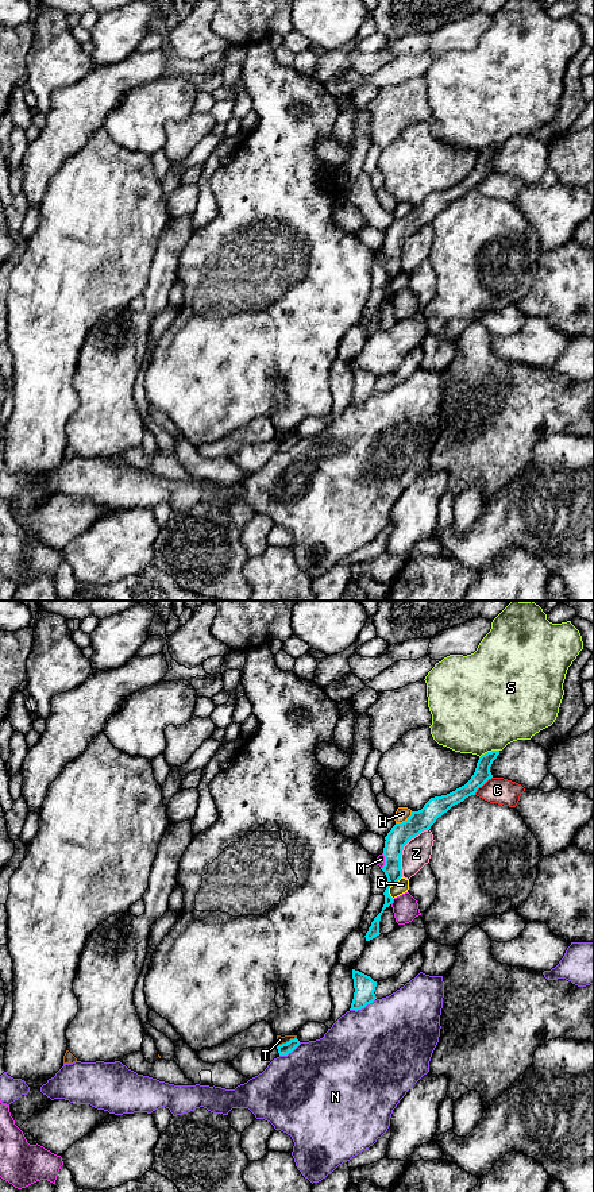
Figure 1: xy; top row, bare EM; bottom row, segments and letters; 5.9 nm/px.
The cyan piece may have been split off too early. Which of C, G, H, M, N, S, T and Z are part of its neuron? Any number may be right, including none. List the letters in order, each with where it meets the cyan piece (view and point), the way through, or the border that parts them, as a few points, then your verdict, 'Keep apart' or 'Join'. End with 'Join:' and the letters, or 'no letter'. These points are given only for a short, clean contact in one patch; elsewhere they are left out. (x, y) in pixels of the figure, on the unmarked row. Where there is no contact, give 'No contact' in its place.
C: Touches cyan at xy (482, 180). Keep apart
G: Touches cyan at xy (389, 282). Keep apart
H: Touches cyan at xy (405, 216). Keep apart
M: Touches cyan at xy (392, 297). Keep apart
N: Touches cyan at xy (362, 402). Keep apart
S: Touches cyan at xy (489, 147). Keep apart
T: Touches cyan at xy (286, 438). Boundary: xy (296, 432), (276, 439). Keep apart
Z: Touches cyan at xy (402, 245). Keep apart
Join: no letter

